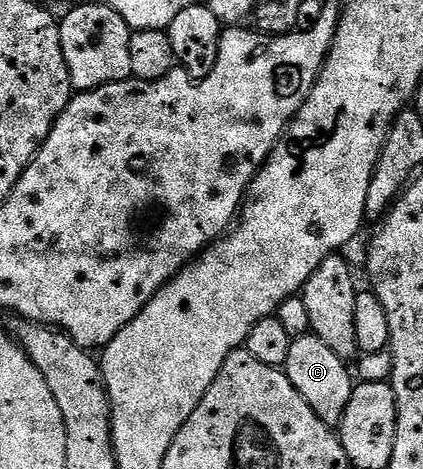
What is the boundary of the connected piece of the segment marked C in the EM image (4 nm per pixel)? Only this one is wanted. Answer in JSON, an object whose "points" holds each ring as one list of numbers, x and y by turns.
{"points":[[313,333,304,334,302,338,294,338,289,343,287,360,284,364,285,375,287,380,307,400,311,412,319,420,325,422,326,426,333,428,340,423,343,412,347,408,347,400,351,400,351,392,355,385,354,375,345,367,346,362,340,355,331,352,327,344,313,335]]}

